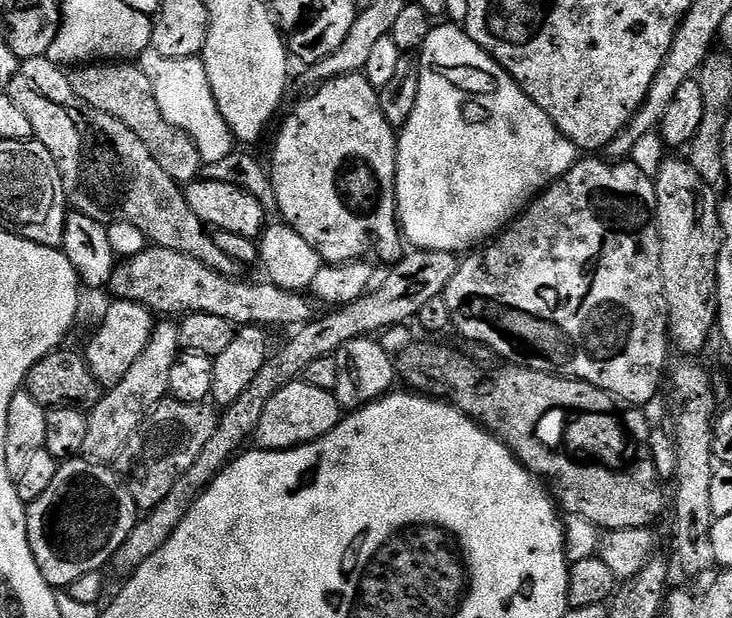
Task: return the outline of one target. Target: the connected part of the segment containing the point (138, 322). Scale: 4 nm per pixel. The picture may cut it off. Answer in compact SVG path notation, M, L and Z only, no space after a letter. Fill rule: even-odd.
M113 299L111 303L112 305L105 310L104 317L101 318L100 325L97 326L96 333L88 344L88 349L83 349L82 352L90 374L104 390L118 386L118 382L126 378L130 366L134 366L134 361L142 355L142 350L146 350L146 342L154 327L153 313L140 304L117 299Z

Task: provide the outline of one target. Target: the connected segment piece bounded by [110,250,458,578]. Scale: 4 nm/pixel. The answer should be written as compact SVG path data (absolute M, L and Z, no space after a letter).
M412 250L409 253L409 256L401 255L389 267L393 268L385 274L384 281L381 284L379 281L375 287L365 292L362 298L337 307L331 311L334 313L322 317L321 320L320 317L314 318L311 323L301 325L289 335L292 337L277 352L275 349L269 355L262 370L258 370L257 376L254 377L254 382L250 382L250 390L243 392L238 402L234 402L219 413L214 434L210 434L210 442L206 442L206 450L198 454L194 466L190 466L190 470L186 470L186 474L182 474L182 478L174 482L170 494L166 494L166 498L162 498L158 506L147 509L141 515L144 517L141 520L139 517L133 523L126 542L118 546L118 550L112 555L110 561L110 568L113 568L120 578L131 576L138 570L138 566L142 566L142 562L146 562L146 558L162 550L170 534L178 530L182 518L186 518L186 514L191 510L192 504L199 498L201 492L212 483L212 479L227 464L232 463L237 453L245 447L243 444L255 437L258 418L266 402L270 402L270 398L274 398L274 394L278 394L282 386L293 384L295 380L301 379L306 366L310 366L310 362L318 362L318 358L327 356L335 357L336 351L346 342L362 340L373 334L383 333L387 329L407 325L418 314L418 310L422 310L422 306L430 302L430 298L444 295L450 278L454 278L456 273L457 257L451 252Z

